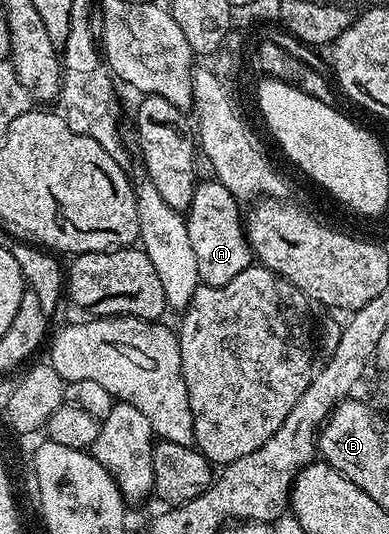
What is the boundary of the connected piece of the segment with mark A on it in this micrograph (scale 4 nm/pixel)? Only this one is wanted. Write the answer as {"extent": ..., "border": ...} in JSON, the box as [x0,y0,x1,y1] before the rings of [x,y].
{"extent":[184,178,252,286],"border":[[[213,178],[195,183],[194,193],[190,195],[190,207],[184,217],[189,241],[192,242],[193,253],[196,254],[196,270],[199,271],[201,283],[208,286],[224,286],[224,282],[232,282],[240,270],[249,268],[252,263],[252,251],[246,239],[244,212],[237,200],[224,185]]]}

